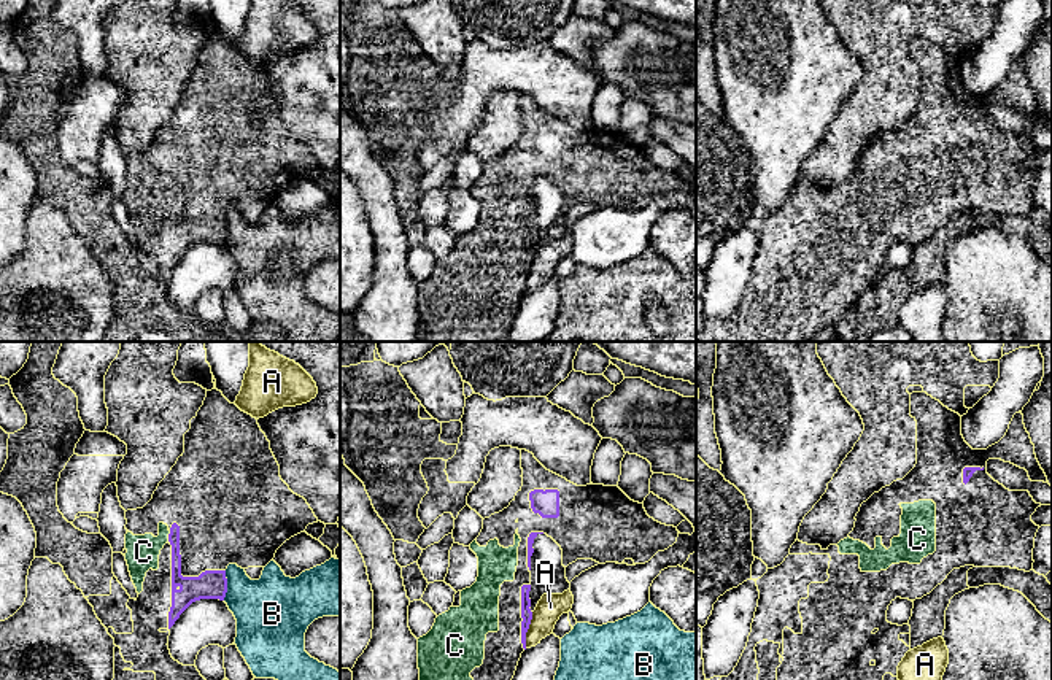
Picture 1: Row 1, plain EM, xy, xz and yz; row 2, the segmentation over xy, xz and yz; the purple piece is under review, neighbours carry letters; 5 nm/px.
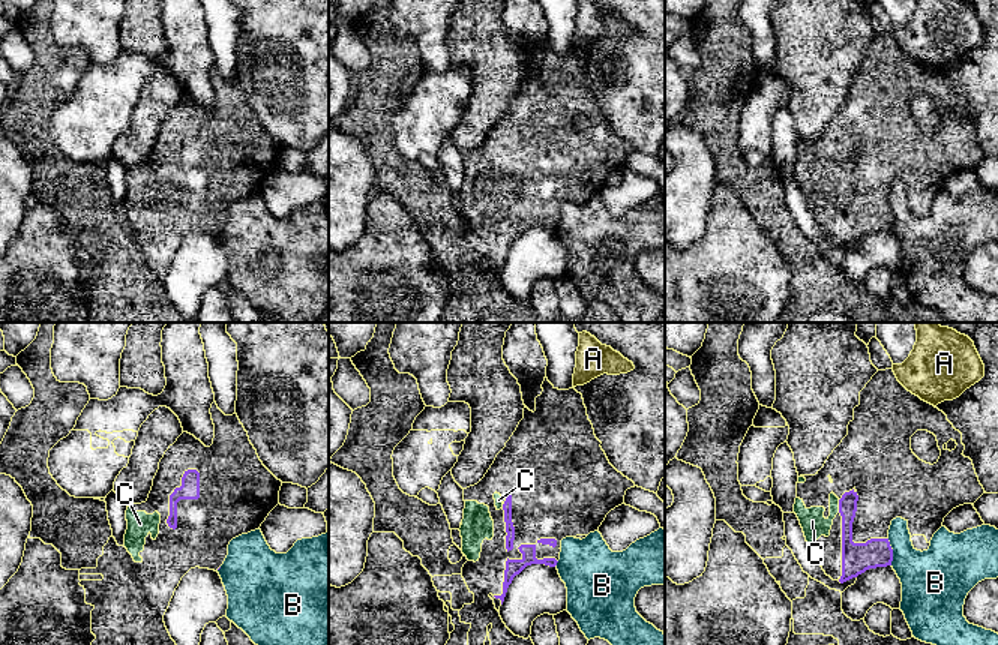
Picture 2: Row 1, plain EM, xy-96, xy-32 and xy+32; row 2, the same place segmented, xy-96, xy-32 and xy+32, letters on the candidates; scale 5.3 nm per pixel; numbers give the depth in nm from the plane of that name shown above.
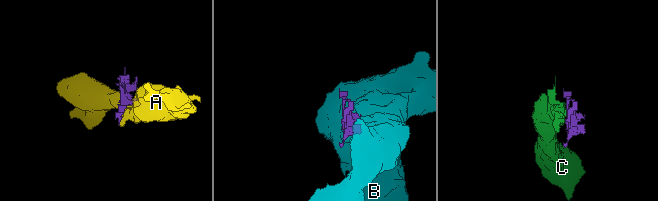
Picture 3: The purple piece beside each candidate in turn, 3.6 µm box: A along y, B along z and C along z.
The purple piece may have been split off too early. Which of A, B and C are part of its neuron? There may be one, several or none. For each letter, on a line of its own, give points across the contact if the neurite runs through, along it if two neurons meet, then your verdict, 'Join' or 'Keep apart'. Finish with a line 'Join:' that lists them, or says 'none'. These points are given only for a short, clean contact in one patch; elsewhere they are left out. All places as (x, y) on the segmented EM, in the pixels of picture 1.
A: Keep apart
B: Boundary: xy (226, 571), (226, 596), (223, 599). Keep apart
C: Path across: xy (174, 537), (169, 536), (143, 552). Join
Join: C

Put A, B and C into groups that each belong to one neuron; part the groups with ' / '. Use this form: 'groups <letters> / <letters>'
groups A / B / C

